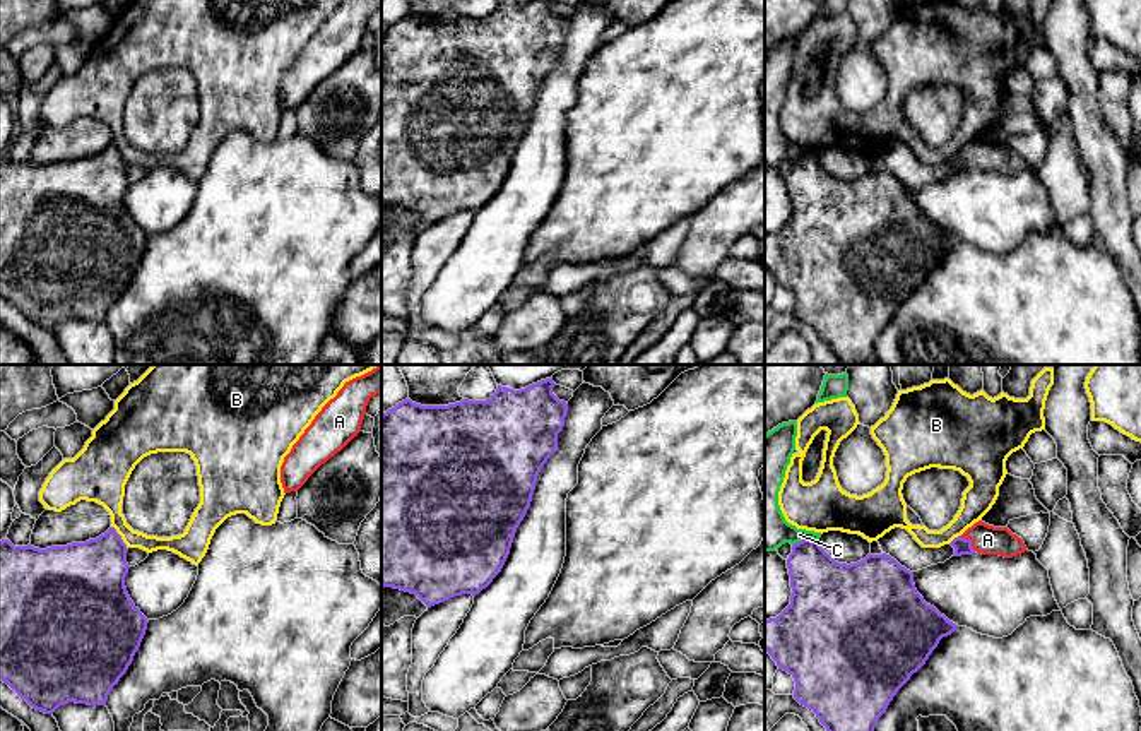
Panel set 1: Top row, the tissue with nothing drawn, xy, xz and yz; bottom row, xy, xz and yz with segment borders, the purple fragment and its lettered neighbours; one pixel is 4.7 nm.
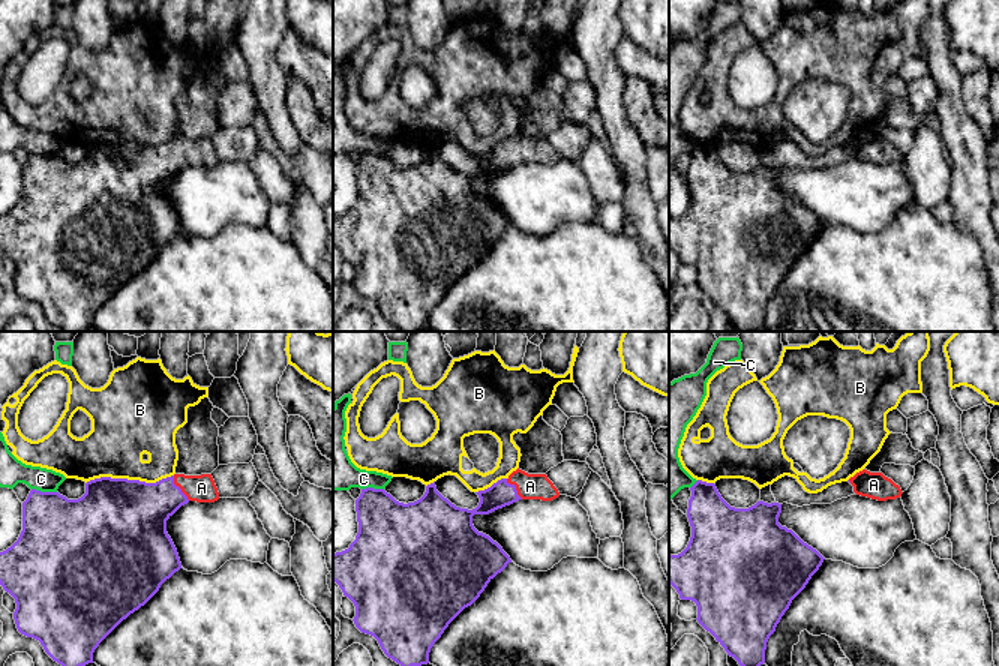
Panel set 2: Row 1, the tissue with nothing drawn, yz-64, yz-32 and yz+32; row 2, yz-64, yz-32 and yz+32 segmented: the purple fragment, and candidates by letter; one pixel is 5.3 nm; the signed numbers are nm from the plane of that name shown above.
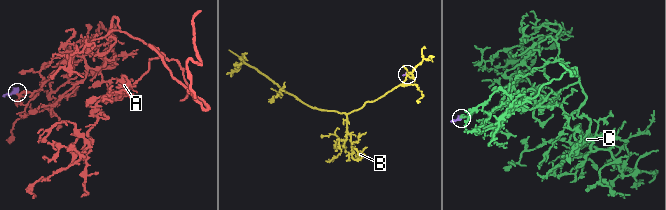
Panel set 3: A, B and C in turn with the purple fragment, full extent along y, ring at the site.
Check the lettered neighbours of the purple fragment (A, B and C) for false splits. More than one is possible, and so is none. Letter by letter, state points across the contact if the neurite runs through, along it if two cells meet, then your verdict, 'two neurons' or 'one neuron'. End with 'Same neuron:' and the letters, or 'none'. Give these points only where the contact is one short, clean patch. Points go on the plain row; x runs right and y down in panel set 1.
A: way yz (962, 163), (970, 158), (987, 156); one neuron
B: two neurons
C: two neurons
Same neuron: A

